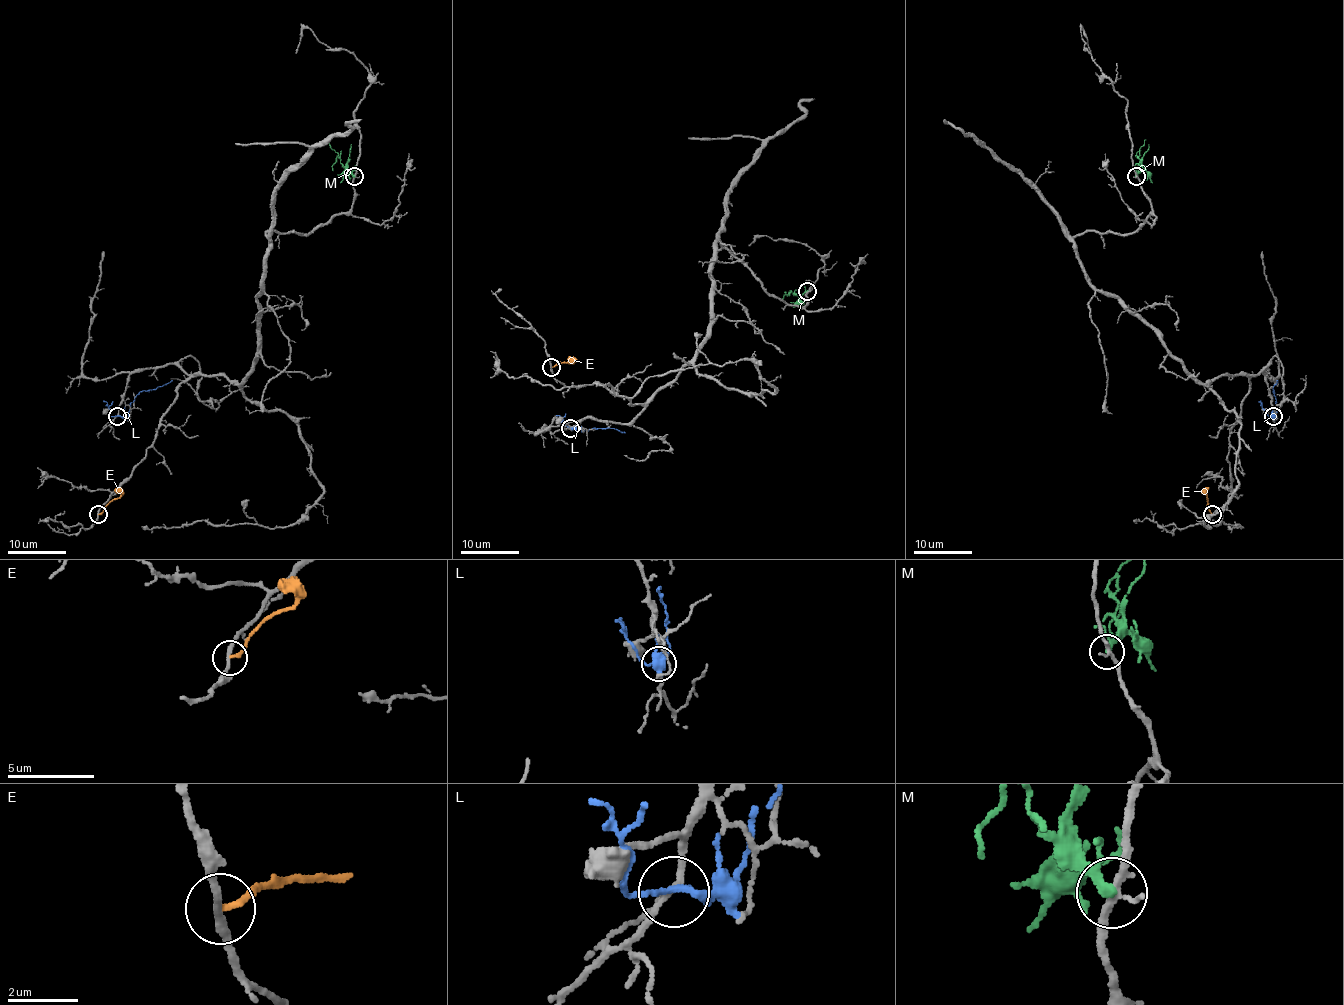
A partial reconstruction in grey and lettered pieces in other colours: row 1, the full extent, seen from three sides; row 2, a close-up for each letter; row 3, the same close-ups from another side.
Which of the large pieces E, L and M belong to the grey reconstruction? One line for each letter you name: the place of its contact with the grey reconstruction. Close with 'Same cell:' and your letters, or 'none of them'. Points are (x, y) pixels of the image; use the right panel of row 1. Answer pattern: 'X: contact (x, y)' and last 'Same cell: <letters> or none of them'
Same cell: none of them

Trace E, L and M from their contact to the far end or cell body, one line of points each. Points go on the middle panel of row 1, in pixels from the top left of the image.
E: (551, 367), (573, 361), (568, 358)
L: (570, 428), (581, 431), (616, 428), (625, 433)
M: (807, 291), (801, 295), (788, 292), (780, 301)

